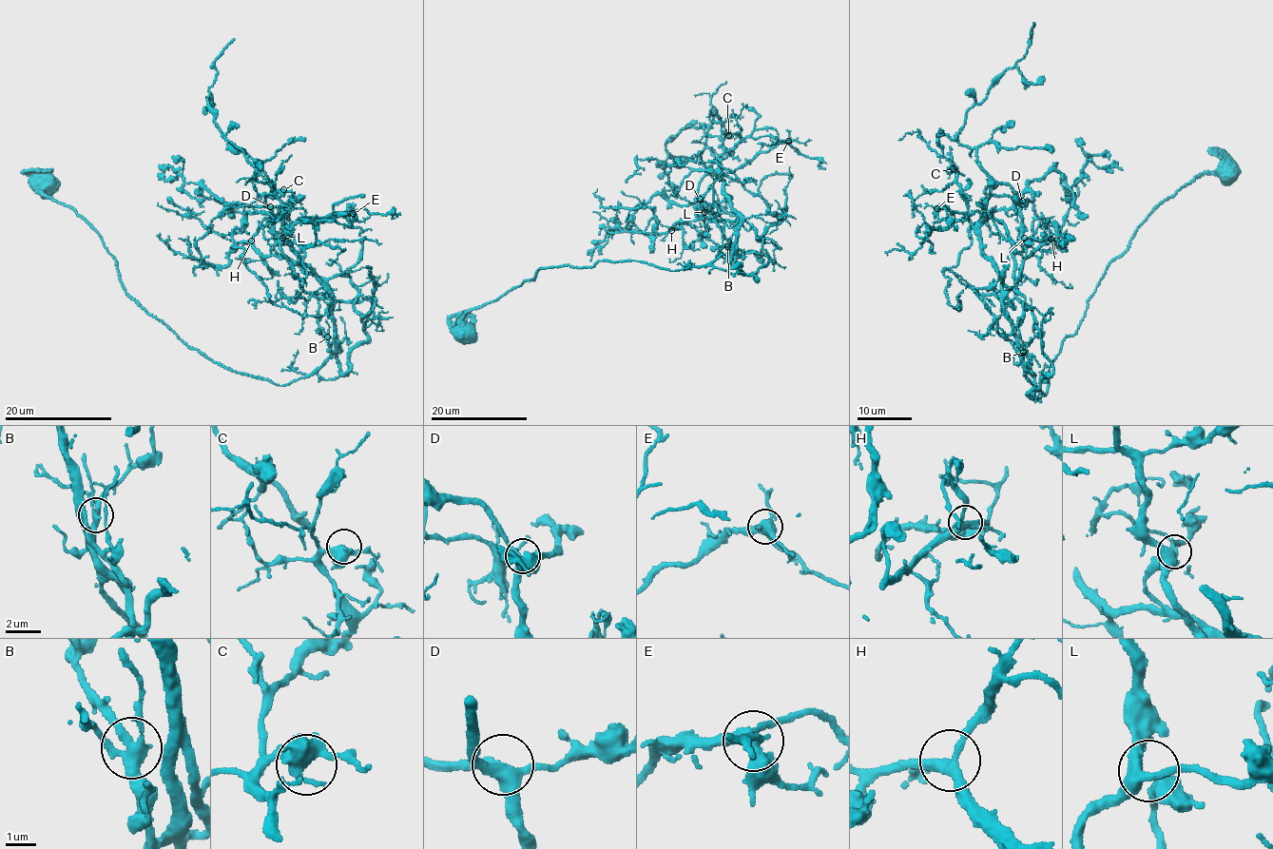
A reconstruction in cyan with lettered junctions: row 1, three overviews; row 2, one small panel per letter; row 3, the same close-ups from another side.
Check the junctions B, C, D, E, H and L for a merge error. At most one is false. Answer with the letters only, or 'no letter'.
no letter

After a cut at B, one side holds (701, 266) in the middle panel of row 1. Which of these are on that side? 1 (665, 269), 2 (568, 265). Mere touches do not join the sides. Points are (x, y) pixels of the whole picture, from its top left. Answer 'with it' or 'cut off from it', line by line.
1: with it
2: with it

